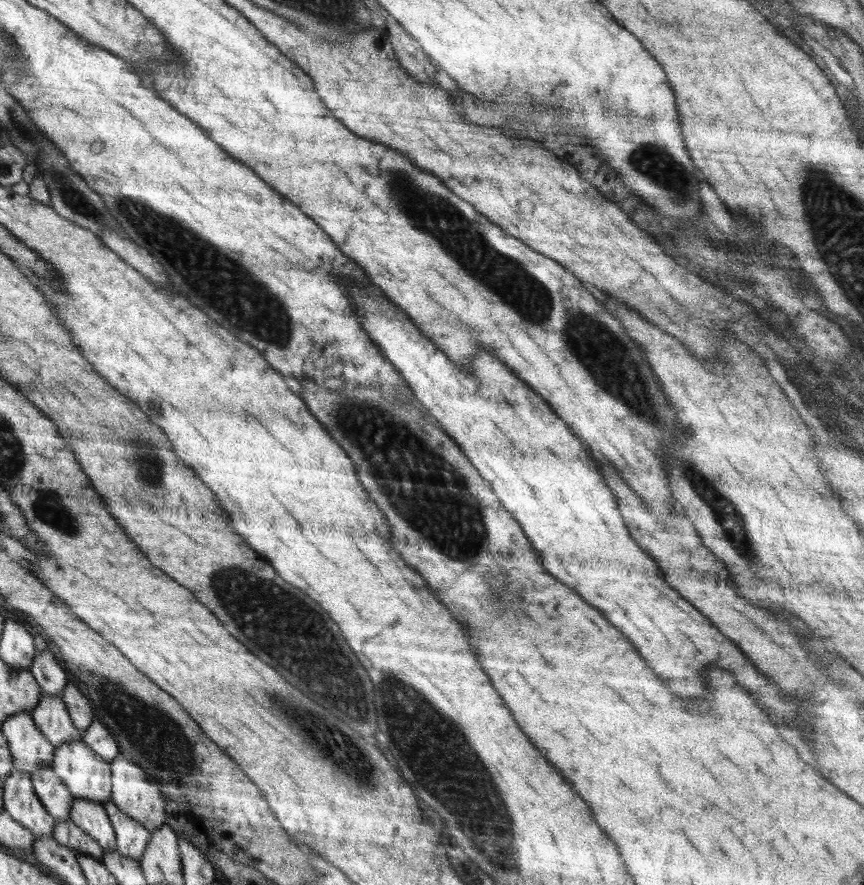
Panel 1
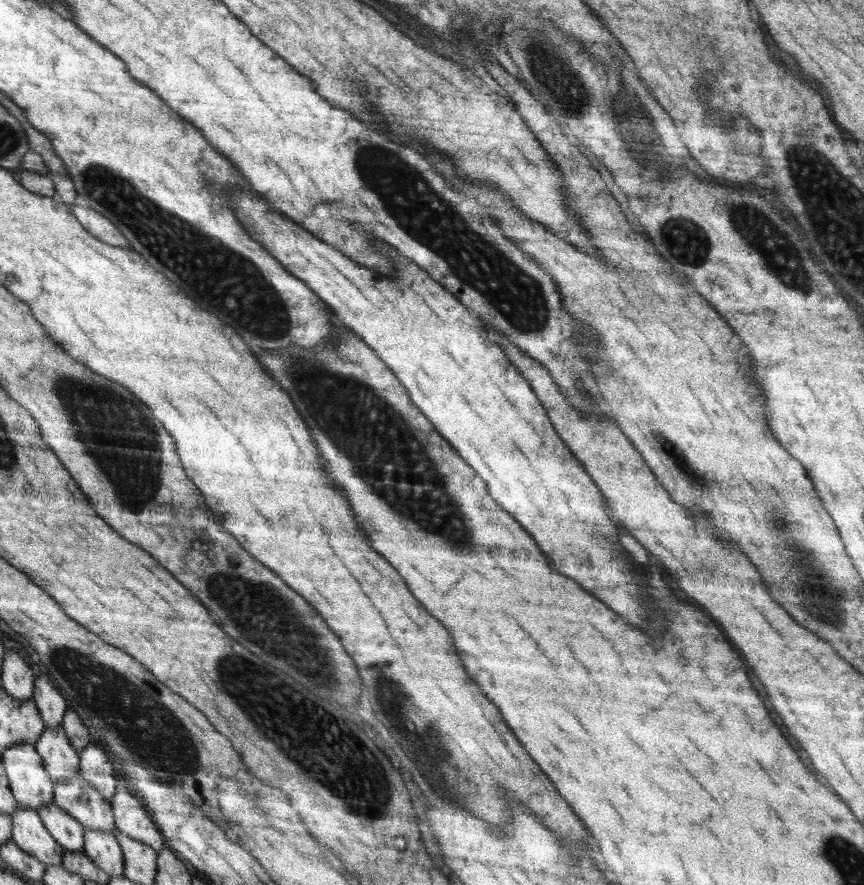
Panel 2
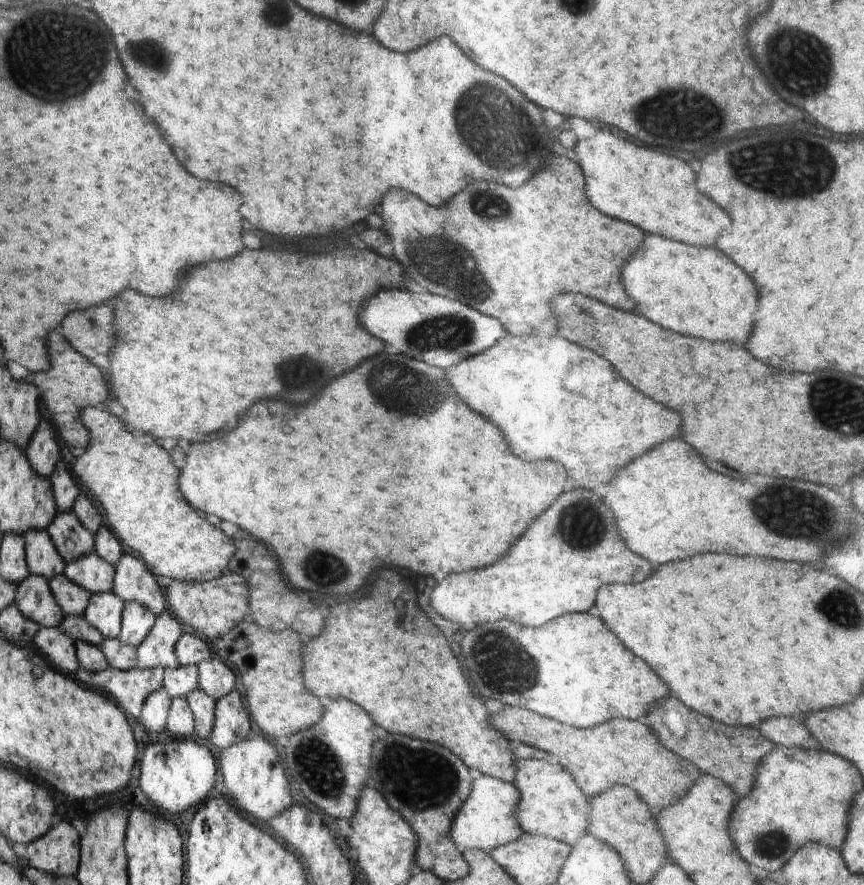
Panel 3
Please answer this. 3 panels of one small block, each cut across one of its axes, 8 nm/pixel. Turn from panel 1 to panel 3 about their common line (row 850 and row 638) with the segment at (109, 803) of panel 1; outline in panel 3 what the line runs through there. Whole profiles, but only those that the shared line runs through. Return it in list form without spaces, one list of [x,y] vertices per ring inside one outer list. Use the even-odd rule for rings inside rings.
[[[126,601],[122,613],[121,631],[117,637],[120,642],[136,648],[141,640],[148,636],[155,618],[152,610],[143,607],[143,604]]]

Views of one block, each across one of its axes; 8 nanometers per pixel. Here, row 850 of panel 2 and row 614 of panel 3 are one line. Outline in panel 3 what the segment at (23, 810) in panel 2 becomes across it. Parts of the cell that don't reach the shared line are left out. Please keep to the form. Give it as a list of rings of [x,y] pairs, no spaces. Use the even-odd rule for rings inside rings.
[[[29,573],[19,582],[14,603],[26,618],[34,619],[40,628],[58,627],[65,617],[44,575]]]

